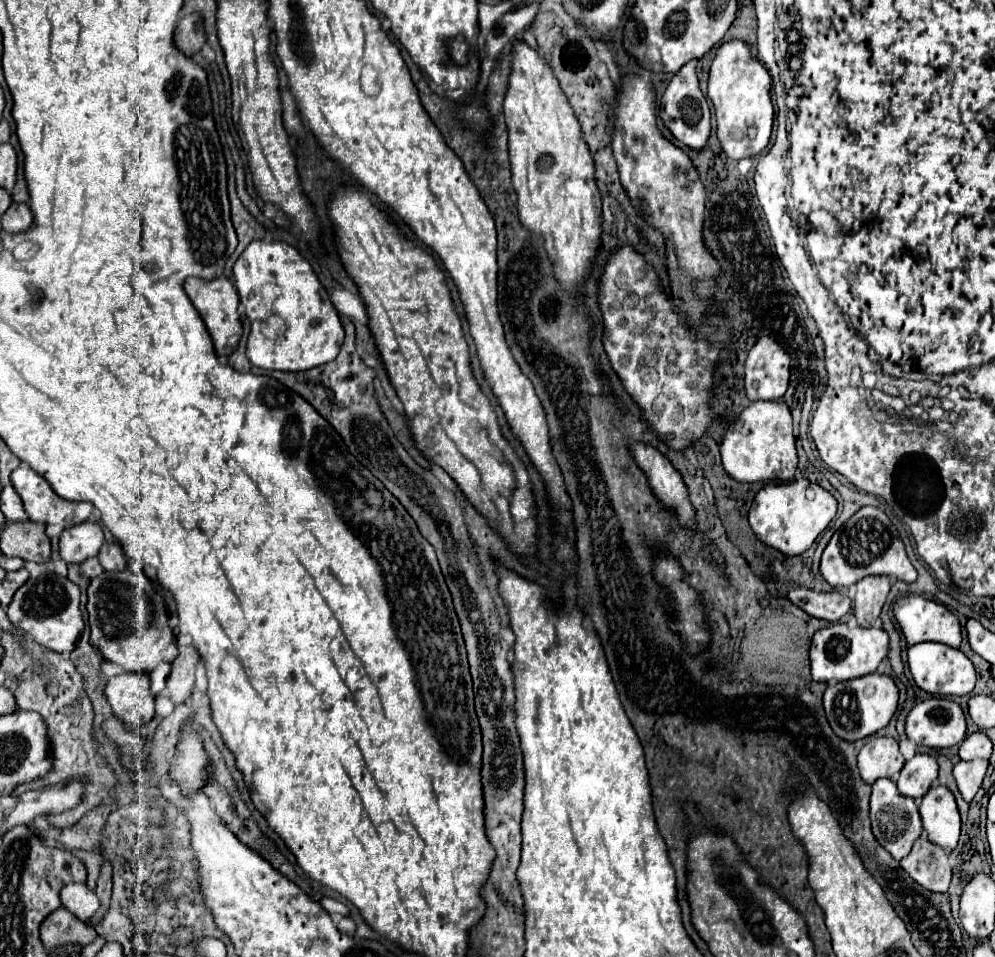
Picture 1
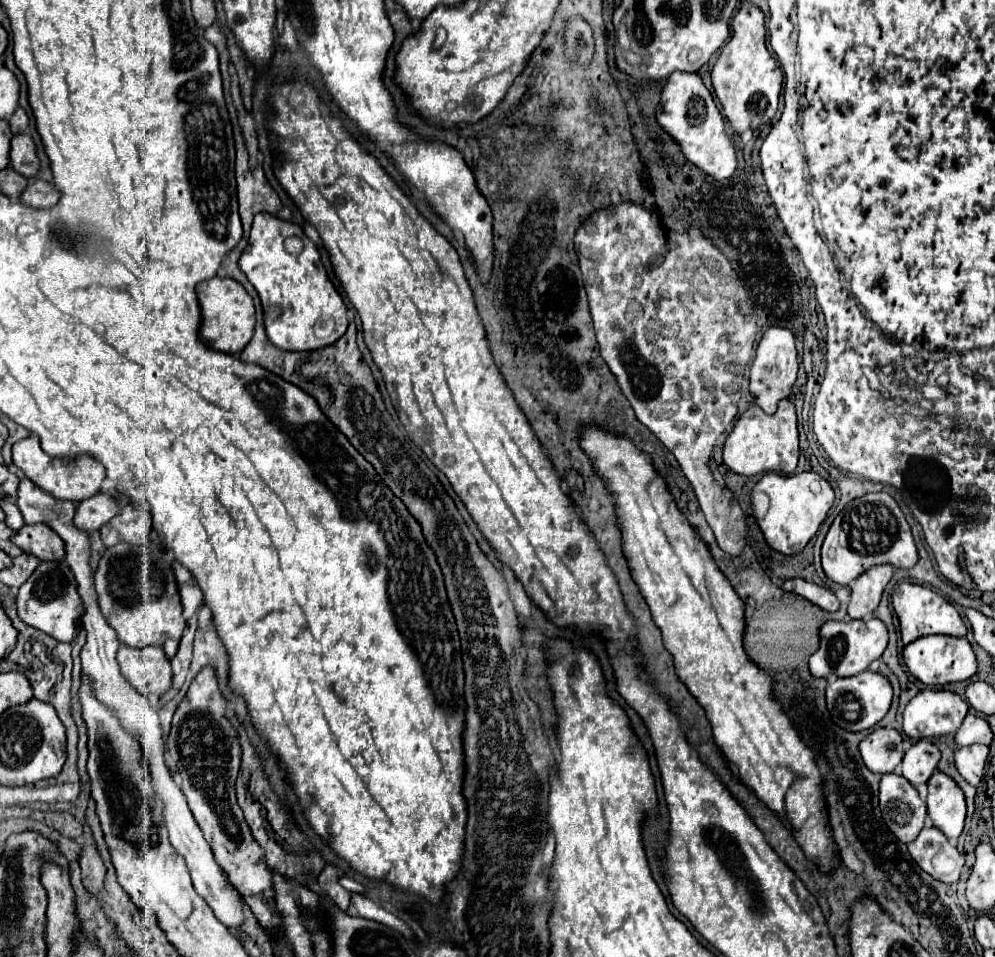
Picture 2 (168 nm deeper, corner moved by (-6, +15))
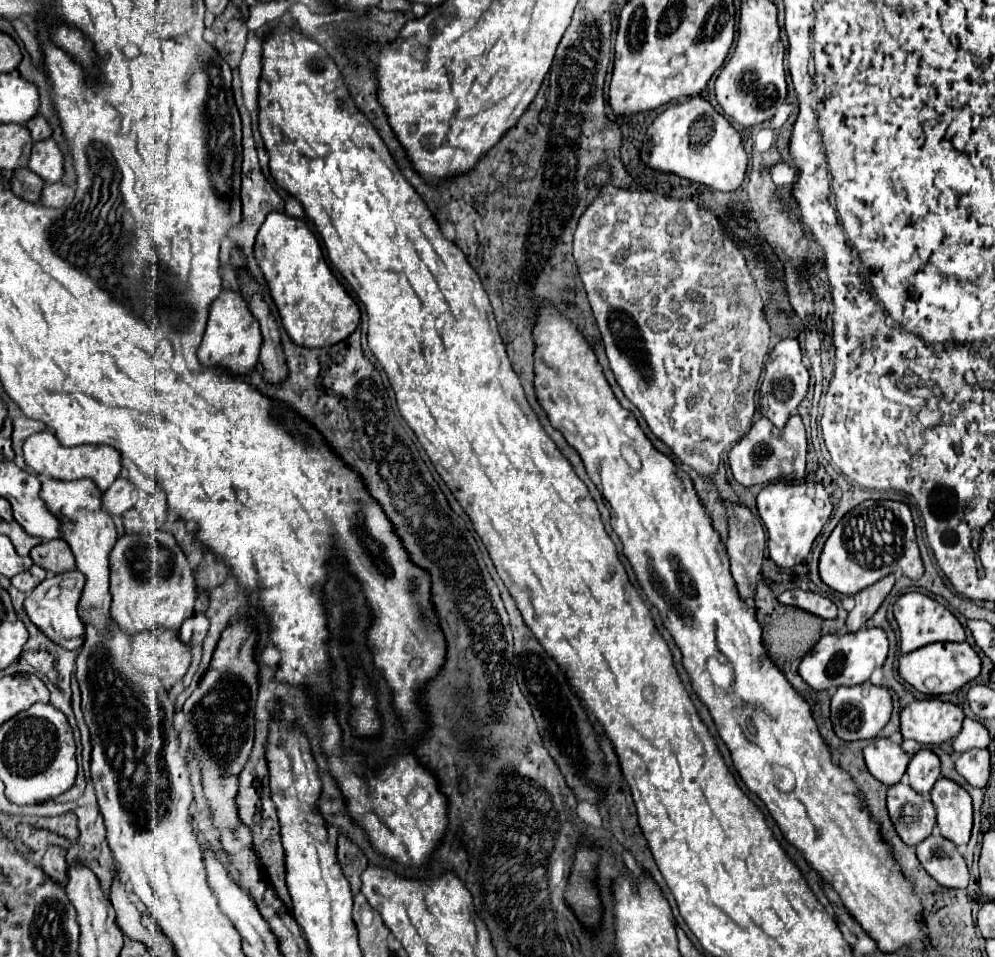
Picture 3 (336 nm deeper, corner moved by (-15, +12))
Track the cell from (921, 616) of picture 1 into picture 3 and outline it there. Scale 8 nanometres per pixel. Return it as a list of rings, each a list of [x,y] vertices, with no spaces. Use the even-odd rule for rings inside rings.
[[[906,592],[904,596],[900,596],[900,600],[894,604],[894,616],[900,628],[902,654],[908,654],[932,642],[964,642],[966,640],[966,632],[958,622],[958,618],[948,608],[938,604],[934,598],[920,592]]]

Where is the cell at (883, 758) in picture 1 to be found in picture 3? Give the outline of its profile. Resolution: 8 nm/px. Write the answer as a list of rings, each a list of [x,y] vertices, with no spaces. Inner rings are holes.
[[[878,738],[876,742],[868,744],[864,748],[864,760],[870,774],[888,786],[900,782],[910,762],[900,744],[890,738]]]

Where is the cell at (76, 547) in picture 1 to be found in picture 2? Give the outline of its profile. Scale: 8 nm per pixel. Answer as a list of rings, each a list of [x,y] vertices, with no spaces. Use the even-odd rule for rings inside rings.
[[[95,493],[93,497],[81,501],[75,513],[75,525],[89,533],[101,529],[119,513],[119,505],[113,497],[105,493]]]

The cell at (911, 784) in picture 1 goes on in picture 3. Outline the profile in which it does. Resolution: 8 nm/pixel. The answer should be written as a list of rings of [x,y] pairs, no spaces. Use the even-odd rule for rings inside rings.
[[[928,748],[918,750],[908,764],[908,776],[910,786],[916,788],[916,792],[928,794],[940,776],[940,758]]]

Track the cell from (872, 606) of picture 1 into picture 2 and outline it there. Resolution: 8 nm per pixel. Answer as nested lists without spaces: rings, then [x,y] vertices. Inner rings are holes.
[[[877,565],[865,571],[851,585],[851,601],[847,607],[849,619],[865,619],[871,617],[881,601],[881,593],[893,575],[891,565]]]

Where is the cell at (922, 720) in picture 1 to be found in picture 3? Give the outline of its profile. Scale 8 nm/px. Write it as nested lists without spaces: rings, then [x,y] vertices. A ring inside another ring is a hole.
[[[938,698],[914,700],[900,712],[902,738],[912,738],[920,744],[942,744],[958,736],[962,722],[962,708]]]

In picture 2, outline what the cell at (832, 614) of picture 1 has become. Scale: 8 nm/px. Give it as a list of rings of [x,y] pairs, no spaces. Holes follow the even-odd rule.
[[[789,579],[781,587],[789,593],[795,593],[795,595],[811,601],[813,605],[817,605],[825,611],[837,611],[839,609],[839,599],[833,595],[833,591],[819,587],[815,583],[807,583],[803,579]]]

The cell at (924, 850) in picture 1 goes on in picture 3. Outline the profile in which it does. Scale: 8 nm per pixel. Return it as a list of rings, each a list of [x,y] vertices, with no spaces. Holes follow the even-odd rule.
[[[934,830],[924,842],[916,848],[920,864],[926,868],[932,878],[948,888],[966,888],[970,874],[966,862],[958,848],[946,840],[938,830]]]

